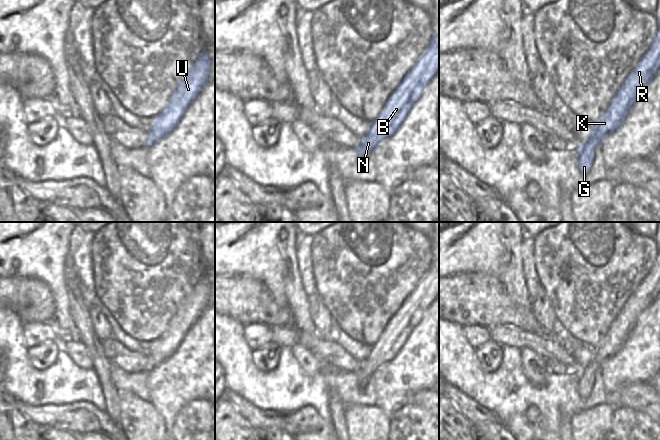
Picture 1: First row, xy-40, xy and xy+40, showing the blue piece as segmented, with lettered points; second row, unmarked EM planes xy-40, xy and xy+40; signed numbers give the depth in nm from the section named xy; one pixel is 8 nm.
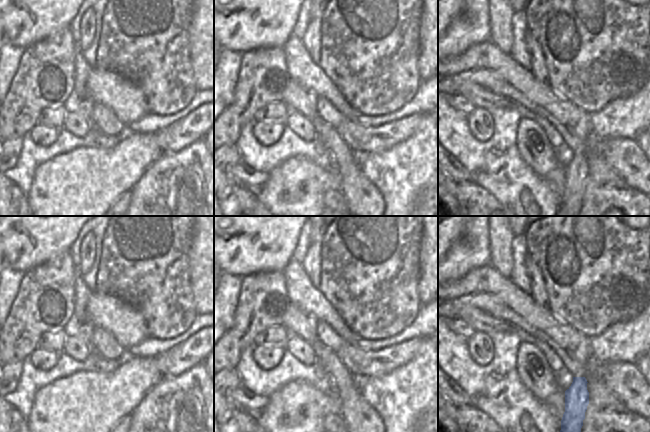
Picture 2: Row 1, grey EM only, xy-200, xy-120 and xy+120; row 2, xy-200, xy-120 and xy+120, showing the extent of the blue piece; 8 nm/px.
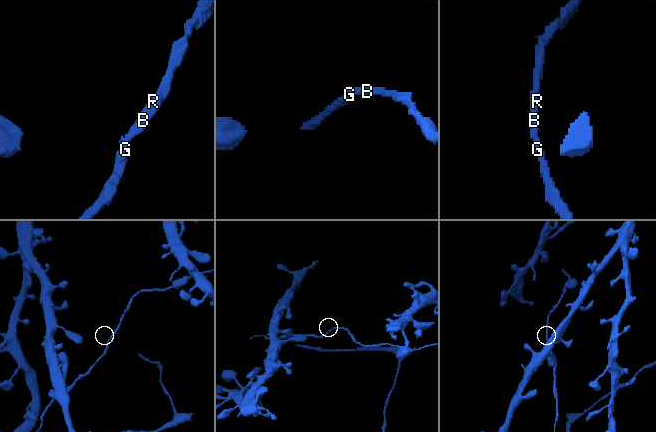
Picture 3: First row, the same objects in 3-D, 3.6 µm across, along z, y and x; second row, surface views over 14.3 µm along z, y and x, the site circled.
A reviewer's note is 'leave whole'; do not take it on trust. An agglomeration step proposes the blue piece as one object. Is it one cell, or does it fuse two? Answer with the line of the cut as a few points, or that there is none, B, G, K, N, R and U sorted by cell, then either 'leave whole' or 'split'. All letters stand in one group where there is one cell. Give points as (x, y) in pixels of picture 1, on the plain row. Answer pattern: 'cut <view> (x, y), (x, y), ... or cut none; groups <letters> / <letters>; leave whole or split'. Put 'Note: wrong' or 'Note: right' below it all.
cut none; groups B G K N R U; leave whole
Note: right

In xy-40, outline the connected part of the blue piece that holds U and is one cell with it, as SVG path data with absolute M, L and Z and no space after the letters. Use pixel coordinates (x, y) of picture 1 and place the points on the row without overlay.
M204 273L192 292L180 305L162 336L153 341L154 346L148 354L146 371L151 371L174 354L188 330L196 323L208 306L209 294L210 284Z

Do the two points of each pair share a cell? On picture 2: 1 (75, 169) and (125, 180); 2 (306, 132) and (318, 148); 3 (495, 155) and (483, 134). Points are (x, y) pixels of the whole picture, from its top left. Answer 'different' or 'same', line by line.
1: same
2: different
3: different

